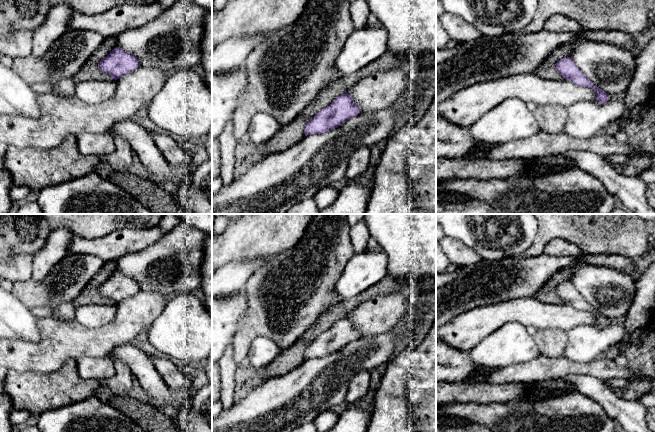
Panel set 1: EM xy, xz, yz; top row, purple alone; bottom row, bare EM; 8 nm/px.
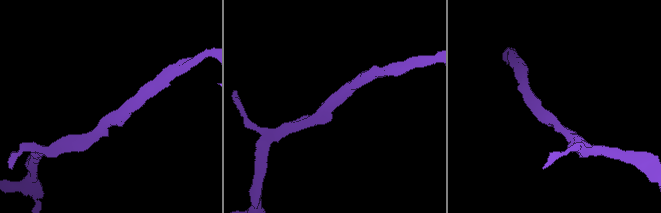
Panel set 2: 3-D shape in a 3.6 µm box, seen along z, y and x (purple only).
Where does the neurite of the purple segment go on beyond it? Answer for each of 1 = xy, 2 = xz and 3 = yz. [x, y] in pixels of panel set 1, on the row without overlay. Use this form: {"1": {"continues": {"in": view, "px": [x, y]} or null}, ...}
{"1": {"continues": null}, "2": {"continues": null}, "3": {"continues": null}}

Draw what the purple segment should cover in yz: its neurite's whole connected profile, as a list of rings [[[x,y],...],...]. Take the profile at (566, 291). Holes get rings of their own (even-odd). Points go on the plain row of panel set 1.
[[[564,281],[556,287],[556,294],[564,303],[570,304],[577,310],[591,312],[596,318],[596,324],[600,328],[607,327],[609,317],[595,310],[576,290],[571,281]]]

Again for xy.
[[[120,271],[114,272],[98,288],[99,294],[109,298],[114,304],[133,296],[138,291],[140,291],[139,283]]]

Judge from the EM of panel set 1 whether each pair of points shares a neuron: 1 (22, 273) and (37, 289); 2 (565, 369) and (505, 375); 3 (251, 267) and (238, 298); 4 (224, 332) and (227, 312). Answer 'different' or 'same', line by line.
1: different
2: same
3: different
4: same

